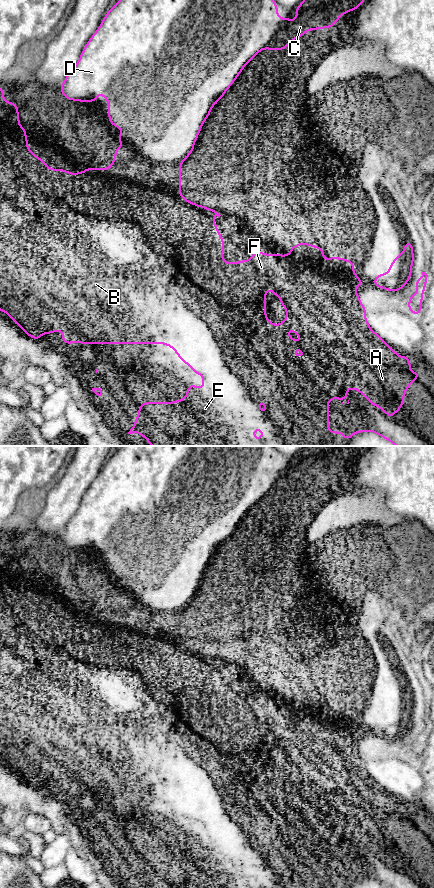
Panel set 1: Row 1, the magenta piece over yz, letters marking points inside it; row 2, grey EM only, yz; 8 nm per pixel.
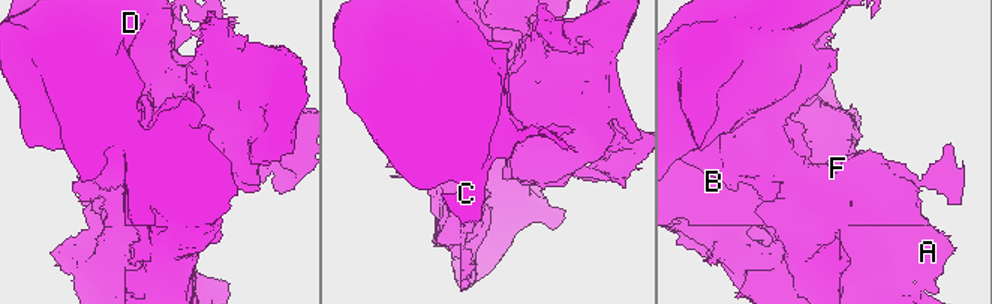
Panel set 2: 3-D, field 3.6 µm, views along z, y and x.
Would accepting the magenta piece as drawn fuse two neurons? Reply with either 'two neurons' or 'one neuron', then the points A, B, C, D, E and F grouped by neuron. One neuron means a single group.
two neurons | A B E F / C D

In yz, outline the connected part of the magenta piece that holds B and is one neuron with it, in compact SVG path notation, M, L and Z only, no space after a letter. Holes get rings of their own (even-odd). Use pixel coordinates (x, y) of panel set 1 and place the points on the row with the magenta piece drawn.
M0 87L0 311L5 312L15 323L15 325L21 327L24 333L35 339L39 340L43 334L53 334L55 331L62 331L62 343L73 344L78 342L79 344L165 344L175 350L175 354L195 372L196 375L202 375L202 385L205 387L196 387L190 383L186 391L186 397L181 400L175 400L173 402L141 402L141 407L137 410L137 419L134 420L134 425L128 432L133 434L137 432L143 436L146 441L152 446L301 446L302 442L306 443L306 446L400 446L395 444L391 439L380 434L379 432L371 429L354 431L350 434L349 439L345 440L345 434L343 431L335 431L333 433L329 430L329 400L339 399L341 402L343 399L348 400L347 390L352 388L360 392L367 401L375 406L379 407L388 417L393 418L395 413L402 409L404 404L405 392L408 390L410 385L420 377L420 372L411 372L410 358L408 356L399 356L393 348L387 344L377 332L374 332L370 328L370 324L366 320L366 306L360 301L358 292L354 290L355 287L363 287L361 283L361 277L357 276L354 272L354 261L347 260L345 258L339 258L333 256L327 260L324 259L324 251L321 246L315 246L313 244L307 244L303 241L295 246L290 247L289 255L282 254L269 254L266 252L253 252L252 257L249 260L239 260L237 264L233 260L229 264L222 259L224 255L224 239L218 232L218 225L214 223L213 218L215 216L220 217L221 215L216 209L210 209L204 205L198 205L190 200L185 199L181 195L181 166L180 164L163 164L158 160L151 160L145 156L144 153L139 153L134 150L134 147L128 142L115 148L114 159L109 168L85 168L83 172L70 173L65 169L52 169L50 168L39 156L36 156L28 148L28 139L26 129L19 124L20 115L18 113L18 105L15 102L7 102L4 100L4 89ZM266 289L281 299L280 303L283 308L286 309L286 319L281 324L272 324L266 315ZM292 329L294 333L300 336L300 341L295 342L290 335L287 334L287 330ZM258 402L263 402L267 408L266 412L263 413L258 405ZM260 429L263 436L260 439L254 437L254 430Z

